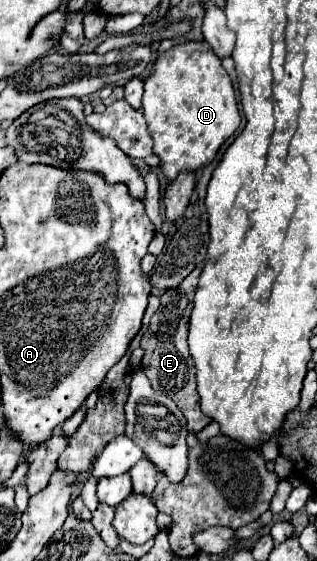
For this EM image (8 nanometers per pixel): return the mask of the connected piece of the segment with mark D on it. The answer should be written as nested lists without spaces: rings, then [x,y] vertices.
[[[185,41],[173,45],[169,51],[163,51],[155,59],[151,75],[143,83],[143,113],[155,141],[153,151],[161,159],[161,169],[169,181],[175,179],[179,171],[197,171],[213,161],[223,141],[229,139],[241,123],[231,77],[223,69],[221,59],[211,51],[211,45],[205,41]]]

